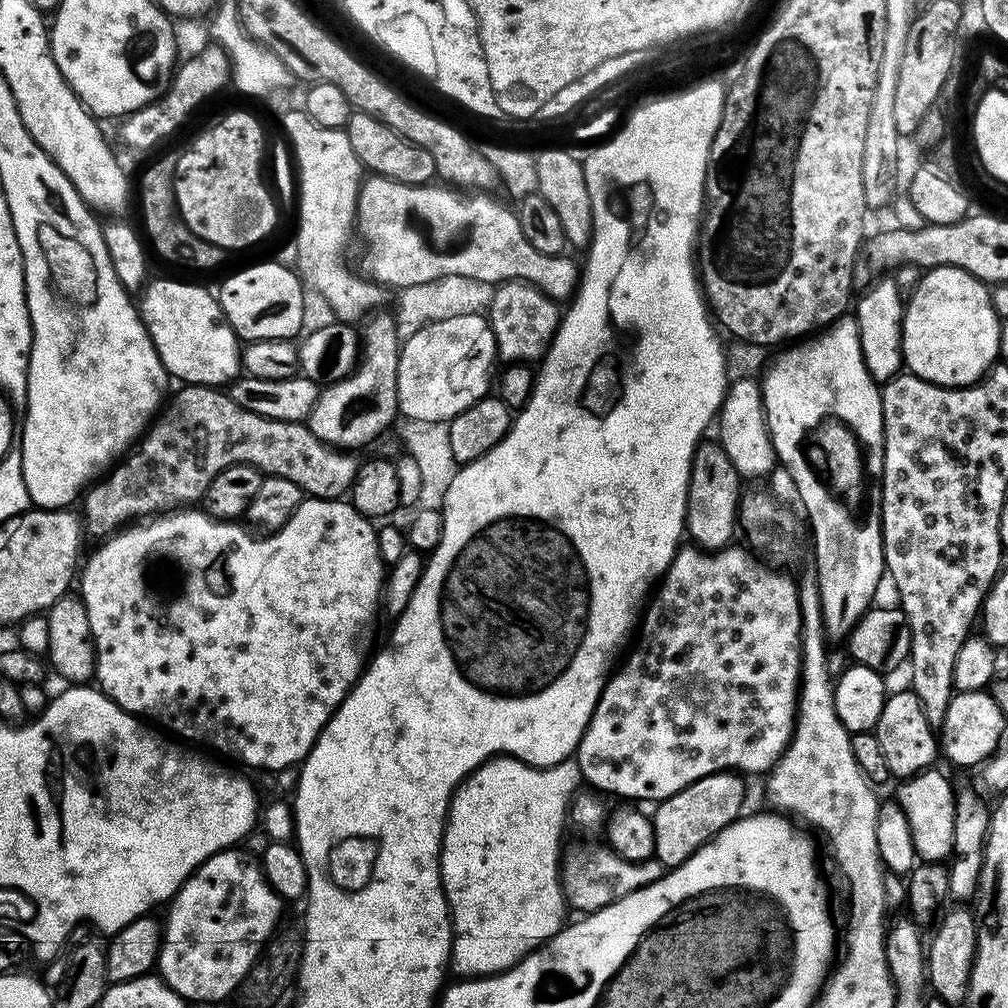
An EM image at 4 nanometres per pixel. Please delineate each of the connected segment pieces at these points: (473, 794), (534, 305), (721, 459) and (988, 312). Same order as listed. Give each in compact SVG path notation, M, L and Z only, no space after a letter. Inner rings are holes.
M499 755L491 757L483 763L479 765L479 767L473 769L470 774L464 776L462 783L452 792L450 796L450 803L448 806L448 812L446 815L446 819L442 824L442 839L439 845L439 872L440 872L440 882L444 886L444 897L448 902L448 910L449 910L449 921L451 923L451 944L449 946L449 967L452 968L456 972L455 975L464 977L464 978L472 978L475 976L485 976L485 975L493 975L500 971L504 971L507 968L513 966L517 960L521 959L522 953L529 947L528 939L531 936L540 936L539 938L547 938L552 935L553 932L559 931L562 926L562 919L560 920L560 896L562 897L562 888L557 880L558 876L558 863L562 858L562 847L560 848L560 823L563 820L566 820L566 813L570 808L570 801L573 799L574 793L577 791L576 788L576 780L578 784L578 776L575 771L567 772L567 767L564 766L553 766L551 768L536 768L533 764L525 764L523 760L517 760L514 756L506 756Z
M507 281L501 283L494 291L494 296L489 304L487 320L492 330L496 344L497 357L506 359L506 362L521 361L521 356L528 352L528 346L545 345L553 331L559 324L560 310L555 301L551 301L543 292L538 291L531 284L523 281Z
M701 443L692 455L688 469L687 495L684 497L684 527L692 535L691 543L705 550L723 548L738 524L738 490L742 476L731 464L719 443Z
M929 268L921 276L924 277L917 282L916 289L912 292L912 297L909 300L907 297L904 304L904 318L900 326L900 351L907 371L911 375L922 378L926 382L940 384L944 388L963 388L966 384L975 384L992 367L994 361L997 359L996 351L1000 348L1001 321L998 319L996 310L992 305L992 297L989 289L986 287L985 281L976 279L975 276L971 276L969 272L961 268Z

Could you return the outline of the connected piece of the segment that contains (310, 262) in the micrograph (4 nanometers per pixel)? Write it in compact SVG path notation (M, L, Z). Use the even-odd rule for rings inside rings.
M304 110L288 116L288 128L293 132L296 148L299 149L300 165L304 168L304 228L300 228L300 257L294 260L295 271L311 291L313 288L340 315L337 317L352 318L348 316L356 316L374 307L382 292L381 285L373 284L355 271L352 273L344 265L344 251L348 248L348 239L351 236L353 239L356 223L356 198L362 183L360 159L358 154L354 154L354 146L350 146L350 138L343 127L327 128L316 124Z

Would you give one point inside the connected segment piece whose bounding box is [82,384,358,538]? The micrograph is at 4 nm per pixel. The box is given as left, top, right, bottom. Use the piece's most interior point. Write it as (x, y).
(202, 430)

